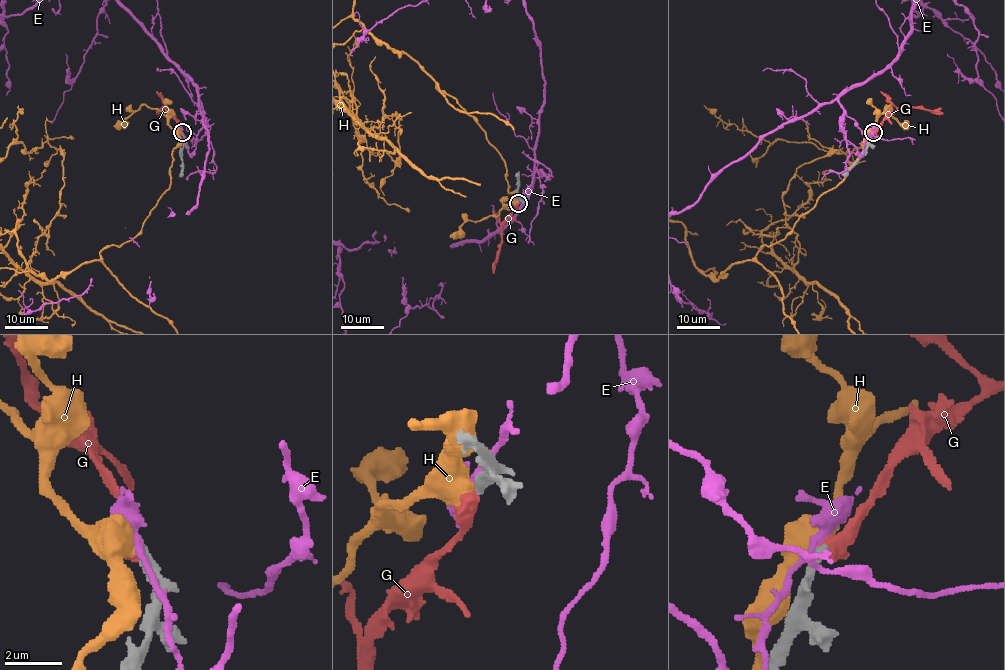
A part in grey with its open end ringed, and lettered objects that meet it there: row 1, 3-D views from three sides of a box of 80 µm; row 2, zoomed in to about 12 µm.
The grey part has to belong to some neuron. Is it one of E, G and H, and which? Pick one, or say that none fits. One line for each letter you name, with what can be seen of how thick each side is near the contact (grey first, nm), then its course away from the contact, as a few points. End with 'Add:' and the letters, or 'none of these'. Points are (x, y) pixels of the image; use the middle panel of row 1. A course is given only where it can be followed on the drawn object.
G: 400/480 nm | via (518, 202), (501, 232), (500, 253), (492, 273)
Add: G

